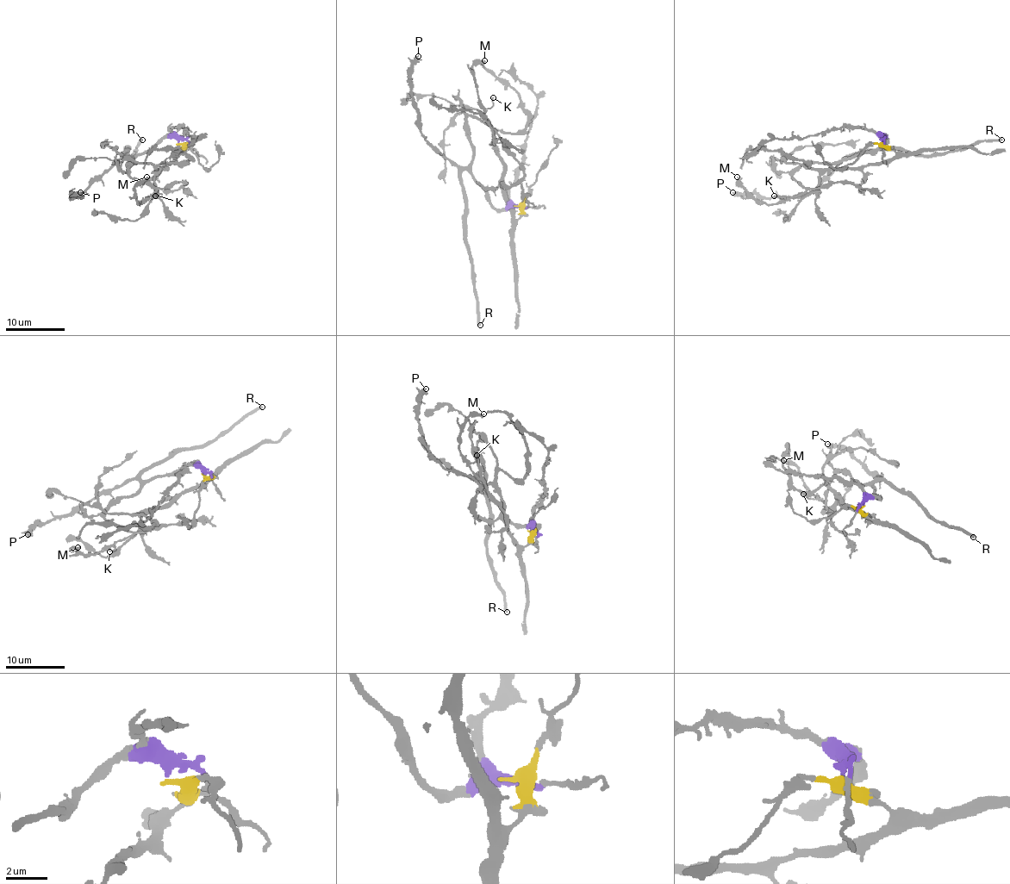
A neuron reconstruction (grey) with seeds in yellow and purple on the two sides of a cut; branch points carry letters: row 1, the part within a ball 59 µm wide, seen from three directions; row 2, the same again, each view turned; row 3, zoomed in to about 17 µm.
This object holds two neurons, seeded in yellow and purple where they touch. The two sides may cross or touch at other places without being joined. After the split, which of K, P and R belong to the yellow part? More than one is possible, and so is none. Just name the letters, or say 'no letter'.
no letter

